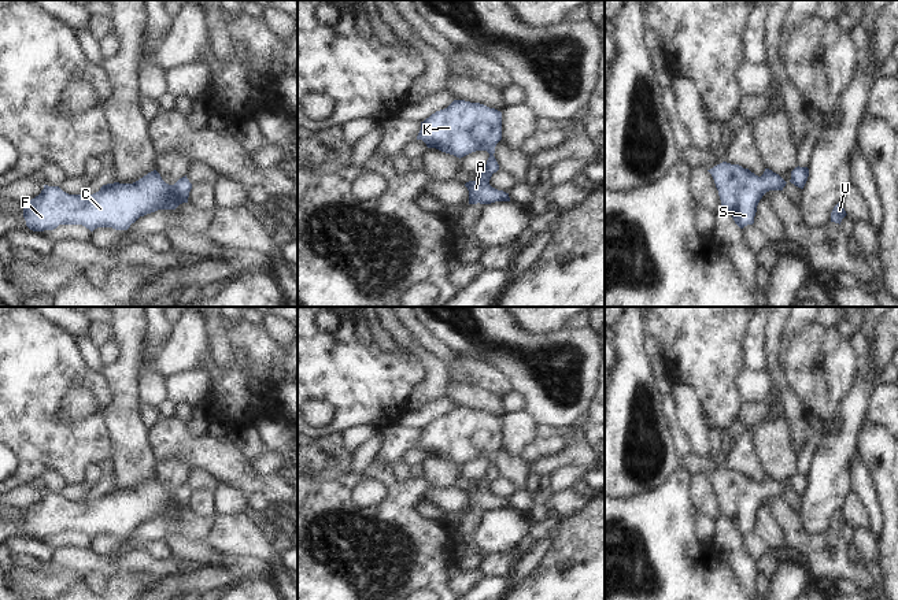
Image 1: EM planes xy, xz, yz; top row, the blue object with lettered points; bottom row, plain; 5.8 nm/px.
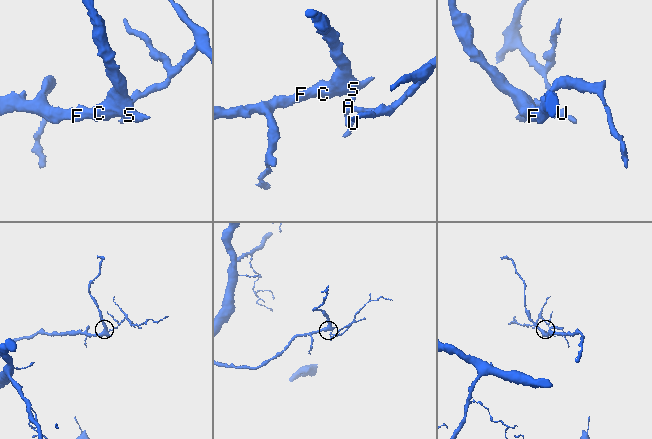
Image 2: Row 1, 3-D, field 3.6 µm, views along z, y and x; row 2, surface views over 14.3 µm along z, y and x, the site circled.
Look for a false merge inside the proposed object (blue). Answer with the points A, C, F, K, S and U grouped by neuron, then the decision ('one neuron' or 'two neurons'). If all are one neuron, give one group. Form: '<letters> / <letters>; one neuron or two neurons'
A C F K S U; one neuron

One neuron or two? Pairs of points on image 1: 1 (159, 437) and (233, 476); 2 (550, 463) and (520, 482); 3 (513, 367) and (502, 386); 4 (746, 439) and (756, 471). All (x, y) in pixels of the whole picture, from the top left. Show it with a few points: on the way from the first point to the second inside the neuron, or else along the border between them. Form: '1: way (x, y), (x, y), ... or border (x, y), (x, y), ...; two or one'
1: way (177, 441), (215, 458); one
2: border (527, 465), (529, 471); two
3: border (479, 360), (491, 365), (509, 382), (513, 391); two
4: way (746, 447), (747, 463); one

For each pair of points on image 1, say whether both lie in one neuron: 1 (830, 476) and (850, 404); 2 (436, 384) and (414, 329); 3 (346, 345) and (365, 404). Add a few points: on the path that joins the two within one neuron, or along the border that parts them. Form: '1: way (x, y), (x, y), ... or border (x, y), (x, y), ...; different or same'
1: way (834, 458), (836, 448), (845, 439), (849, 422); same
2: border (418, 344), (447, 365); different
3: way (347, 360), (347, 369), (365, 389); same

